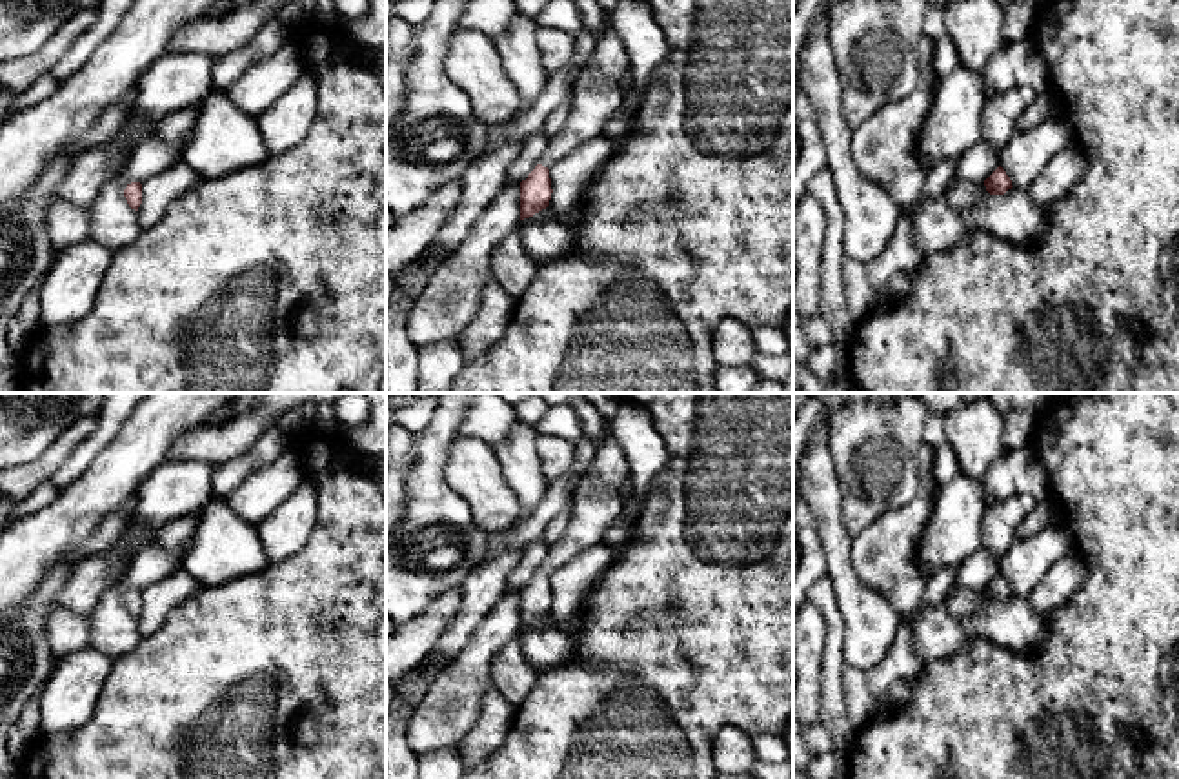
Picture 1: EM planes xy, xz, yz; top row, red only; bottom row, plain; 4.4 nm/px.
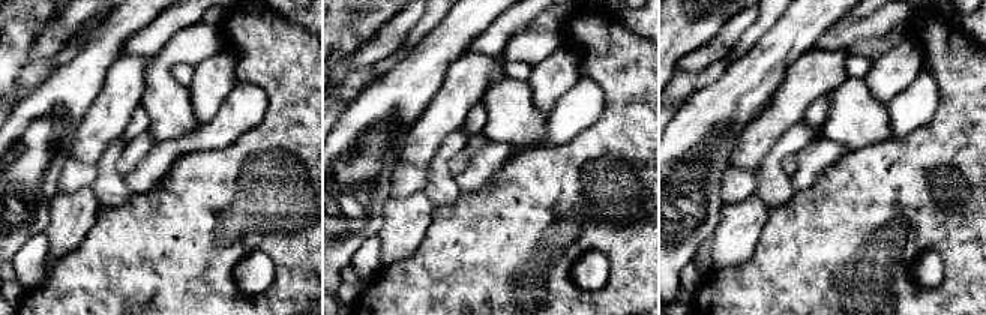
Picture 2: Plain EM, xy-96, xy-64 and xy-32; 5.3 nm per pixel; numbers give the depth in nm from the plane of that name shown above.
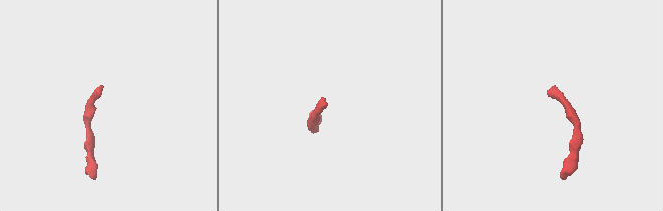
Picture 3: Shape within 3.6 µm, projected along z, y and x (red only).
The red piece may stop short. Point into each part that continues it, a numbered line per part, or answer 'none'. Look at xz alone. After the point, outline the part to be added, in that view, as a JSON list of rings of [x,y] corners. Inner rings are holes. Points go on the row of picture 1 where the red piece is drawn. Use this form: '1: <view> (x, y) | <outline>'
1: xz (597, 93) | [[[619,0],[597,2],[606,20],[606,33],[597,38],[595,51],[575,80],[566,124],[549,137],[539,160],[548,169],[599,137],[624,102],[622,80],[630,71],[630,58],[610,22]]]

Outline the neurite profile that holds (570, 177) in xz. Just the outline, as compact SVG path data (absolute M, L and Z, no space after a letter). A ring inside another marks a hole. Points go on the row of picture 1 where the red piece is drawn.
M599 135L582 144L569 157L559 160L549 169L553 193L546 211L553 217L560 217L575 209L588 184L617 151L619 142L620 140Z

